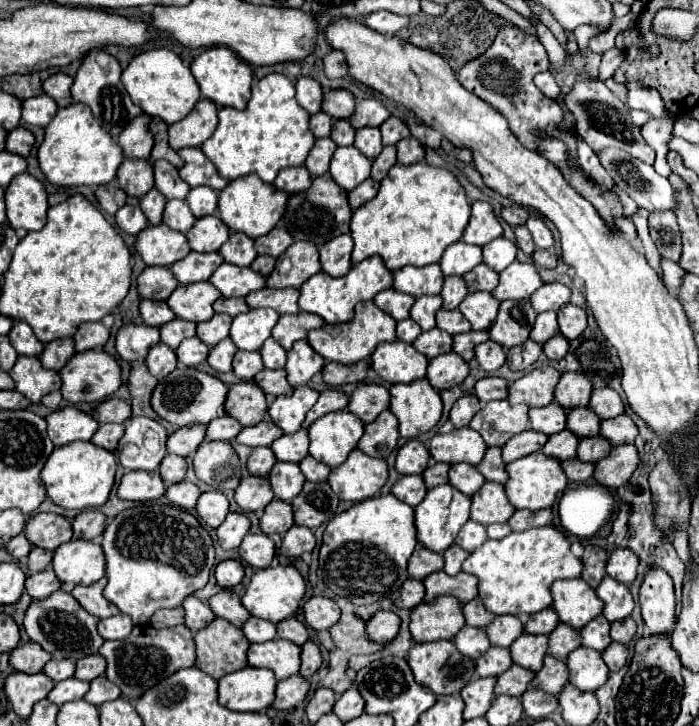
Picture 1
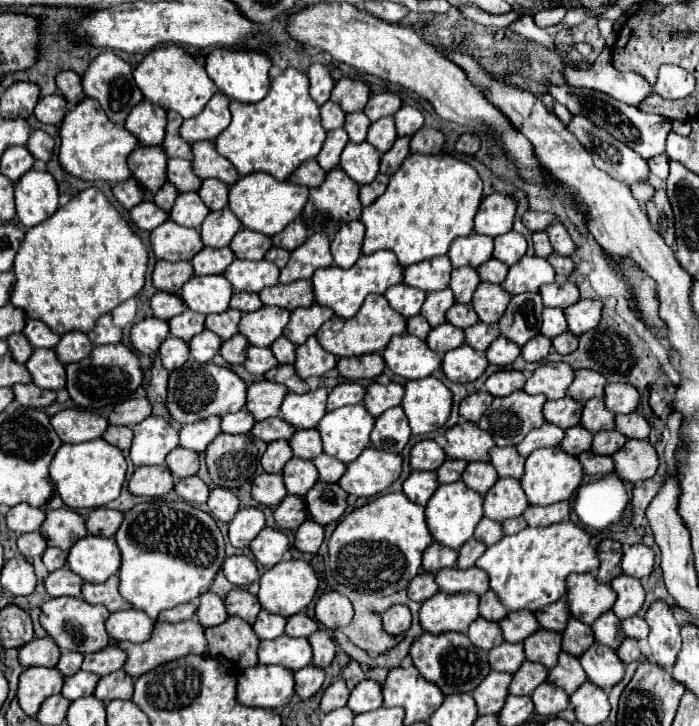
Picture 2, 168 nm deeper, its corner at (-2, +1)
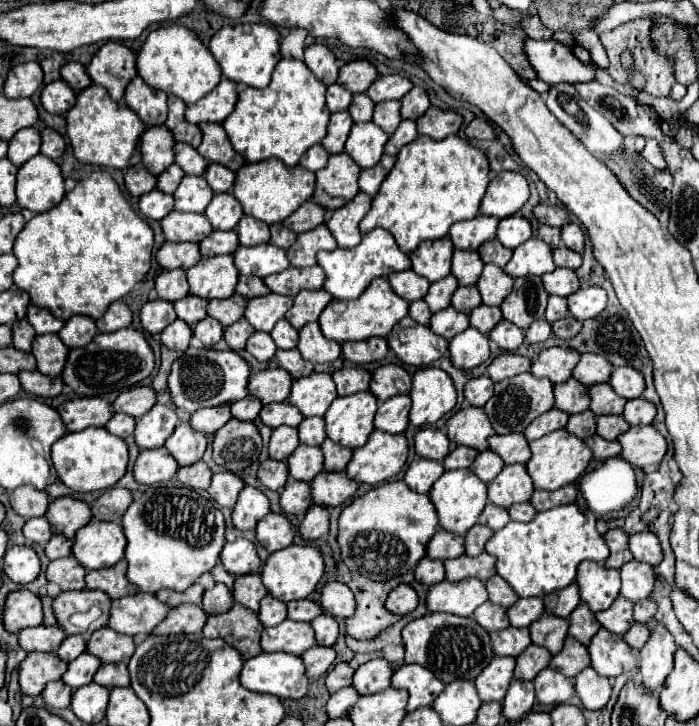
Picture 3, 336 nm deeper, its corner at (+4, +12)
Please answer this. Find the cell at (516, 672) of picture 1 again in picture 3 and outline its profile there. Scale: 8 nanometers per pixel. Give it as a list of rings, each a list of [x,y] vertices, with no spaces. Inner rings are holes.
[[[537,644],[527,646],[517,656],[515,678],[517,680],[533,680],[543,668],[549,666],[549,660],[551,660],[551,652],[547,652],[547,648],[541,648]]]

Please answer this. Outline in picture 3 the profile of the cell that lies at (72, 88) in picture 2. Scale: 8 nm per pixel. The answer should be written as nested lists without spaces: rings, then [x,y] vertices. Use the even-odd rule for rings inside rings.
[[[69,62],[69,64],[61,70],[61,78],[63,78],[67,84],[71,84],[71,88],[73,88],[75,92],[81,92],[83,88],[91,86],[91,78],[87,76],[85,66],[79,64],[79,62]]]

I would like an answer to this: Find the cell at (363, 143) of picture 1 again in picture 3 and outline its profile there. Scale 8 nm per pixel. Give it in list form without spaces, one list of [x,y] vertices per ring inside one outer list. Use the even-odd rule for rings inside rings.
[[[387,100],[383,104],[377,104],[375,114],[373,114],[373,122],[391,136],[401,122],[401,102],[399,100]]]

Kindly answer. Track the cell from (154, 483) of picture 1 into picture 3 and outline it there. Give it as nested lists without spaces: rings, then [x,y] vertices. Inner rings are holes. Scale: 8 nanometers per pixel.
[[[167,448],[143,450],[133,466],[133,476],[139,484],[157,484],[171,480],[179,470],[179,464],[167,452]]]

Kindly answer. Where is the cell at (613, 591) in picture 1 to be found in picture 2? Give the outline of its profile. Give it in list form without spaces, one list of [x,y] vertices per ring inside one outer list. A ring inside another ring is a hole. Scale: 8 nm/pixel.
[[[619,575],[617,579],[611,581],[611,587],[617,593],[617,601],[613,605],[613,613],[617,615],[617,619],[633,617],[645,601],[645,591],[639,579],[629,575]]]

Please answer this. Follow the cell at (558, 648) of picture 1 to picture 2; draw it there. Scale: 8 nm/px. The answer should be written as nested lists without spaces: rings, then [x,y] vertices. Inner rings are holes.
[[[569,619],[565,631],[563,631],[563,643],[561,649],[569,655],[579,657],[583,651],[587,651],[593,645],[593,631],[589,625],[581,623],[579,619]]]

